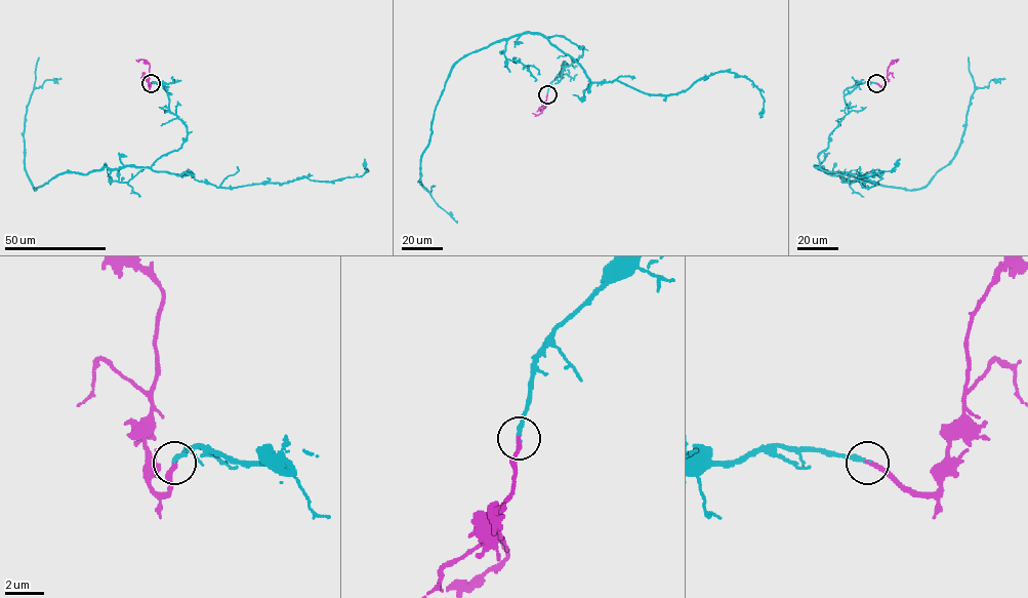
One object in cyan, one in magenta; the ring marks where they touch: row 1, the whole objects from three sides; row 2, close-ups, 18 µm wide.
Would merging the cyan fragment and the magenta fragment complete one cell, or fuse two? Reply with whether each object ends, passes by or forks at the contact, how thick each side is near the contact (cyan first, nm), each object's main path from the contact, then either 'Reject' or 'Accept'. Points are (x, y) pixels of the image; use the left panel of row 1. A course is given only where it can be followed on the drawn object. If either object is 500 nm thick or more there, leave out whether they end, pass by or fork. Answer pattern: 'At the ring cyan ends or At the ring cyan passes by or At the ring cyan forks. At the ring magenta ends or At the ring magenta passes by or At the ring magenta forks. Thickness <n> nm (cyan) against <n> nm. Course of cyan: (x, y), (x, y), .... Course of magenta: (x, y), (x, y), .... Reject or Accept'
At the ring cyan ends. At the ring magenta ends. Thickness 240 nm (cyan) against 240 nm. Course of cyan: (151, 83), (187, 127), (181, 147), (151, 167), (63, 172), (35, 190), (27, 107), (60, 78). Course of magenta: (151, 83), (149, 85), (150, 65), (136, 60). Accept

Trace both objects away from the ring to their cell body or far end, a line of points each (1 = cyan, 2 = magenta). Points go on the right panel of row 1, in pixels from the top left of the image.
1: (876, 83), (857, 83), (844, 91), (849, 112), (815, 166), (917, 190), (951, 160), (974, 90), (1002, 78)
2: (876, 83), (885, 85), (888, 68), (896, 60)

